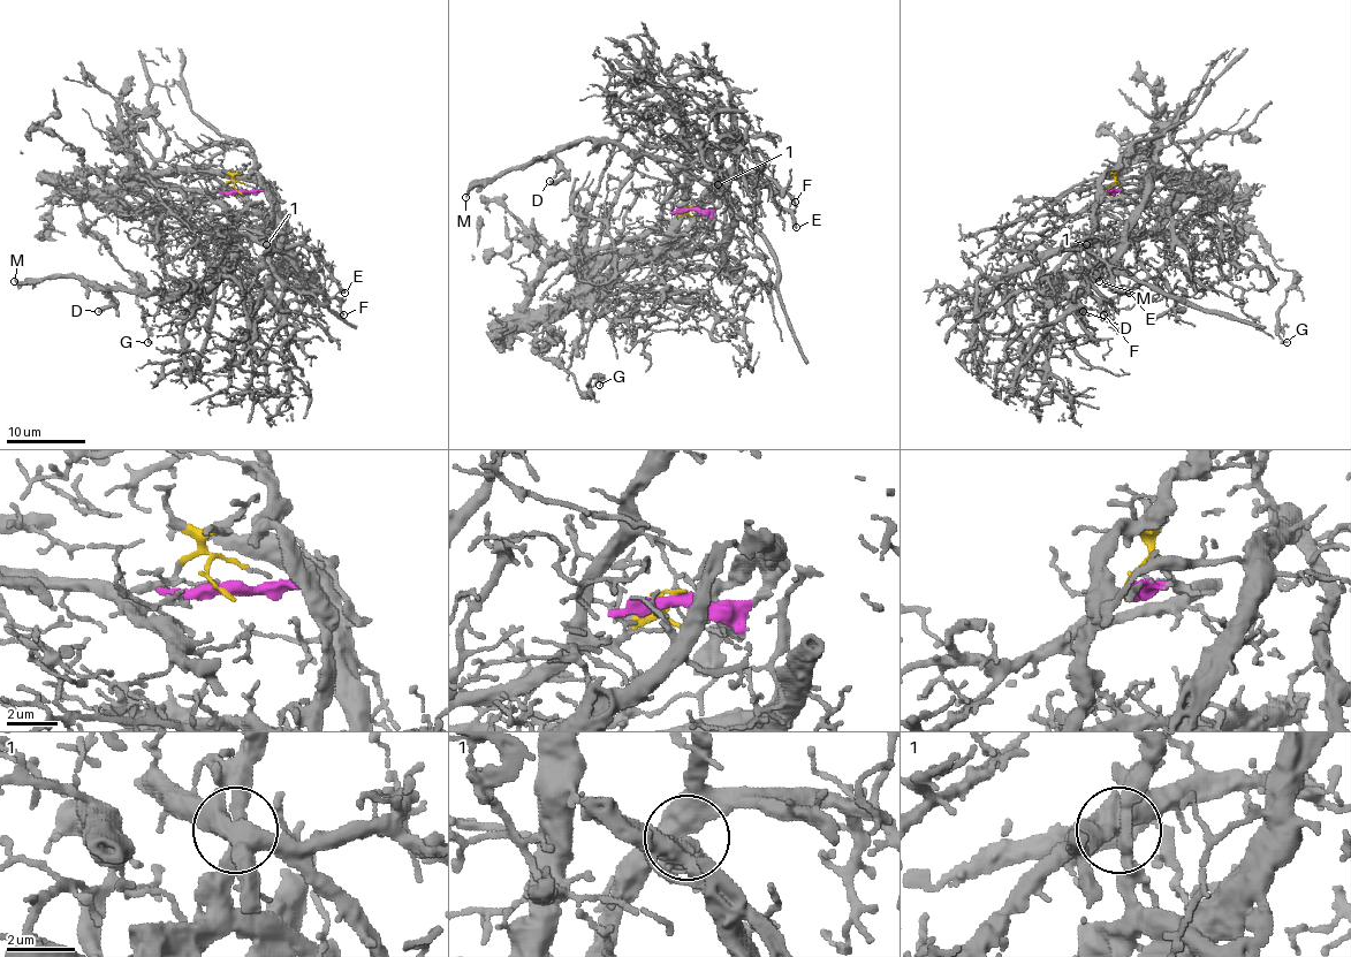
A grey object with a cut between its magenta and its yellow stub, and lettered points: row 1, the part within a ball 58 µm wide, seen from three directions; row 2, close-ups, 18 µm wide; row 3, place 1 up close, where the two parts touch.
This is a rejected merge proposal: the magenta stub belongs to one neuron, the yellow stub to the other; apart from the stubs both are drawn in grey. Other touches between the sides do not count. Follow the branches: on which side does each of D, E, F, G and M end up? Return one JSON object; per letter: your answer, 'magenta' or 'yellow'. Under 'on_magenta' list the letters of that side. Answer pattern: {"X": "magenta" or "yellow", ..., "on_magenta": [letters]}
{"D": "magenta", "E": "yellow", "F": "yellow", "G": "yellow", "M": "magenta", "on_magenta": ["D", "M"]}

